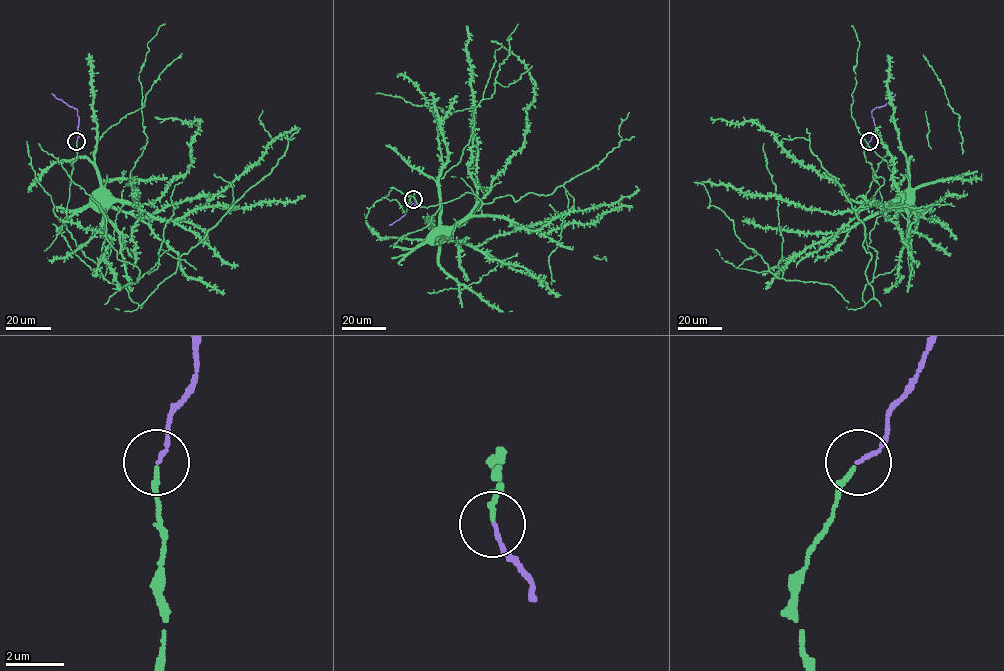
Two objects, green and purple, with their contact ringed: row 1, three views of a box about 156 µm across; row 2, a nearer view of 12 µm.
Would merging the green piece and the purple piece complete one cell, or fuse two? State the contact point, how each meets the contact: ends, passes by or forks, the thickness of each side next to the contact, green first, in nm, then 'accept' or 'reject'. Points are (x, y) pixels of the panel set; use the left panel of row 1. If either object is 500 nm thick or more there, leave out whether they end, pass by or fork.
place (76, 141); green ends; purple ends; calibres 160 and 120 nm; accept

